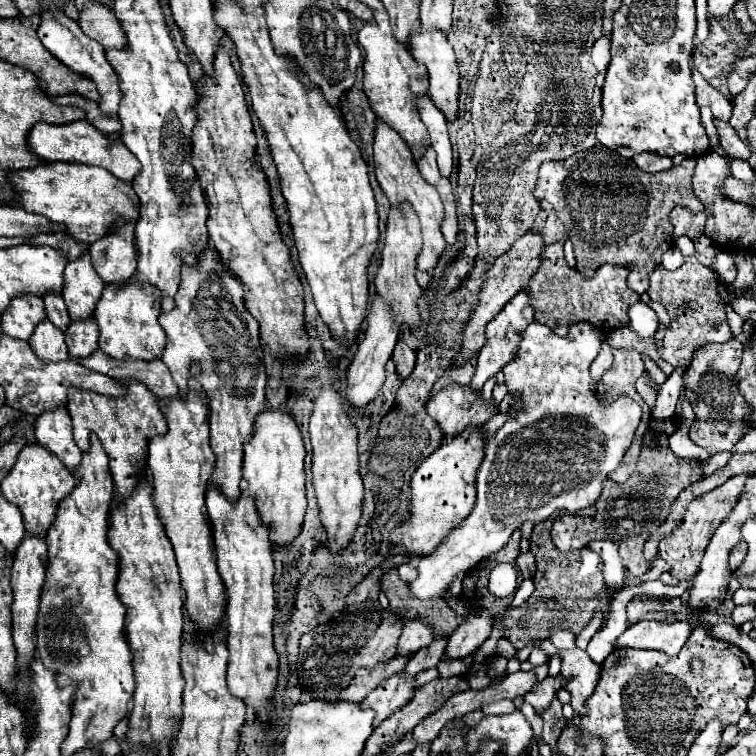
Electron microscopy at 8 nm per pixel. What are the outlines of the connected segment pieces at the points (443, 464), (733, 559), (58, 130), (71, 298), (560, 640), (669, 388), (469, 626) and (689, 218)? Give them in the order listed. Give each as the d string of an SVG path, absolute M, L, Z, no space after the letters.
M466 429L466 433L444 441L420 463L410 479L410 515L390 533L392 545L398 545L420 559L422 555L432 553L454 525L462 523L462 517L474 507L474 473L482 461L482 449L484 433L480 429Z
M740 541L740 543L732 549L732 553L730 553L730 567L732 567L732 569L738 569L738 567L742 565L742 561L744 561L746 553L748 553L746 541Z
M74 121L66 125L50 125L50 123L36 123L34 129L30 129L26 141L30 151L38 155L44 161L66 161L66 163L84 163L84 165L98 165L106 171L110 171L120 181L132 181L140 169L138 159L124 147L124 143L118 145L106 145L102 141L104 133L98 133L98 129L90 127L90 123Z
M84 251L76 261L68 263L64 269L62 295L70 313L70 319L90 317L102 295L104 281L98 277L90 263L90 253Z
M568 630L558 631L548 637L553 645L560 650L569 650L575 647L575 638Z
M674 369L674 373L666 379L666 383L662 383L662 387L658 391L656 405L652 407L654 425L662 425L668 419L672 419L674 409L676 409L676 401L678 401L678 393L682 387L682 373L684 373L684 369Z
M486 609L482 611L472 611L468 615L466 625L462 625L458 631L454 631L448 637L448 647L444 653L444 659L464 659L470 653L474 653L484 639L490 635L492 617Z
M678 205L678 207L672 211L670 221L672 221L672 225L674 225L674 237L688 235L690 239L696 239L696 237L702 237L702 233L704 233L706 213L704 213L704 211L692 213L688 207Z

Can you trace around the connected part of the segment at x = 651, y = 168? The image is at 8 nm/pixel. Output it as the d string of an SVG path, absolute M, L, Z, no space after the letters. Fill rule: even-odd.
M640 153L640 155L634 155L632 161L636 163L638 169L642 169L646 173L658 173L658 171L666 171L672 167L670 157L662 157L656 153Z

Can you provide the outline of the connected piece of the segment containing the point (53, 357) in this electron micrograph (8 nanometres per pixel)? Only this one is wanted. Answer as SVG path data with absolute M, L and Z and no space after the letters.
M44 319L38 323L30 337L30 345L34 353L38 353L44 361L62 361L68 359L68 347L64 341L64 331L52 325L52 321Z

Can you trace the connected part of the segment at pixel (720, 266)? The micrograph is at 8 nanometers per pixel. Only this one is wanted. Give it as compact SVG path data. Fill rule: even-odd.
M720 253L720 255L716 257L716 261L714 261L714 269L718 271L720 279L722 279L722 281L728 281L728 283L732 283L732 281L736 279L736 275L738 275L736 263L734 263L734 259L730 257L730 253Z

